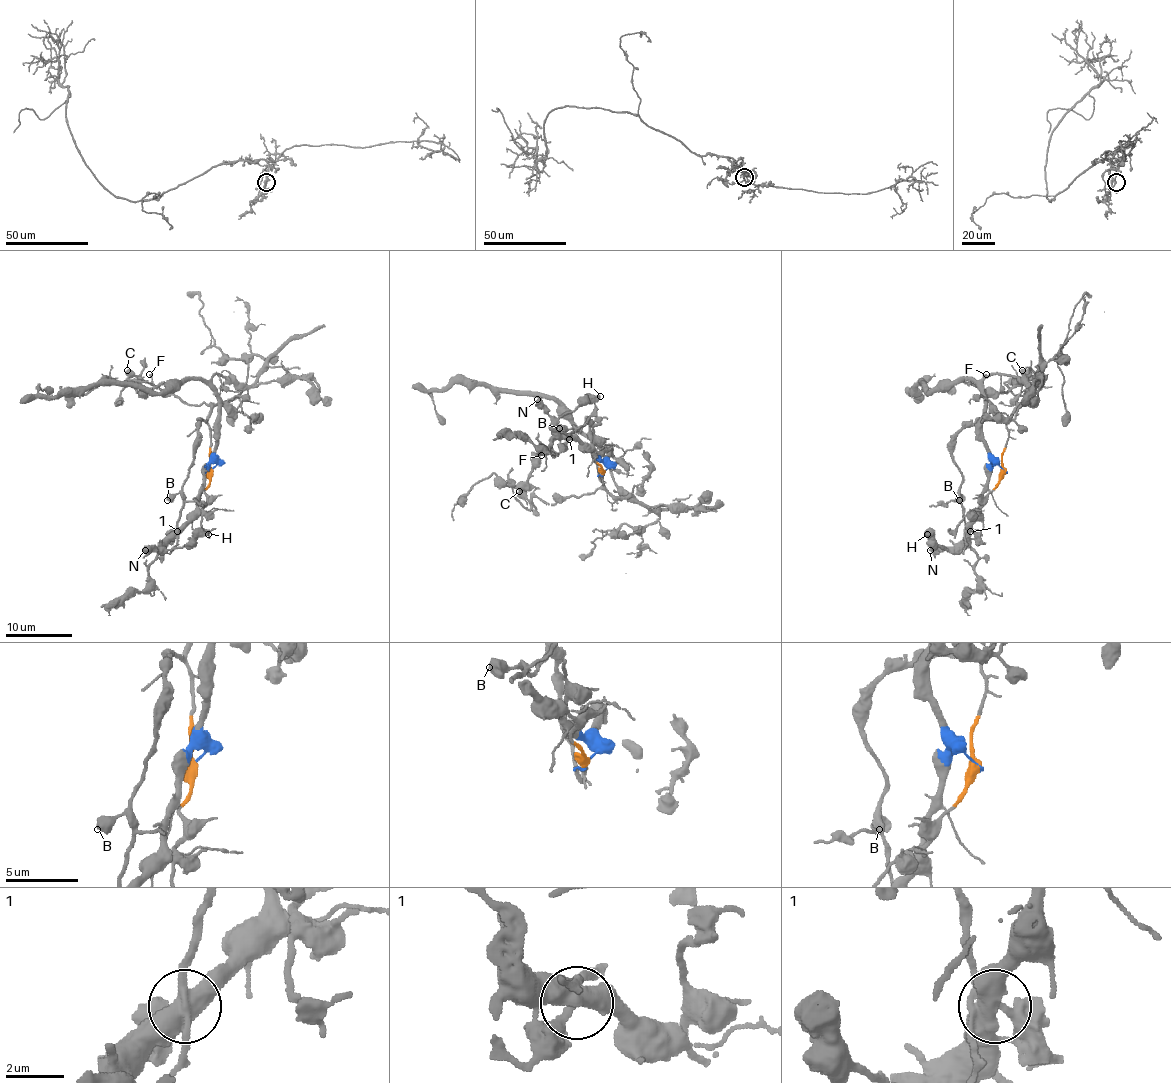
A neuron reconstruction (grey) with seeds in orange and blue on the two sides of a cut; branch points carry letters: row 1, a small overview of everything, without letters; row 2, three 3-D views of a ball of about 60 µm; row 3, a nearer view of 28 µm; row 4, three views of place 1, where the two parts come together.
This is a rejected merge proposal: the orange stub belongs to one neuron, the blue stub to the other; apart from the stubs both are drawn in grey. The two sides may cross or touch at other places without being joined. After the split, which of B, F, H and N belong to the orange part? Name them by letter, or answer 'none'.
B

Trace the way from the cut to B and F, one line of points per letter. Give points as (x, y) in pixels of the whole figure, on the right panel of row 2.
B: (1005, 470), (1002, 452), (1008, 428), (992, 420), (968, 423), (956, 435), (951, 460), (961, 475), (960, 500)
F: (1005, 470), (997, 463), (983, 438), (981, 415), (985, 396), (971, 380), (963, 380), (980, 386), (987, 375)

